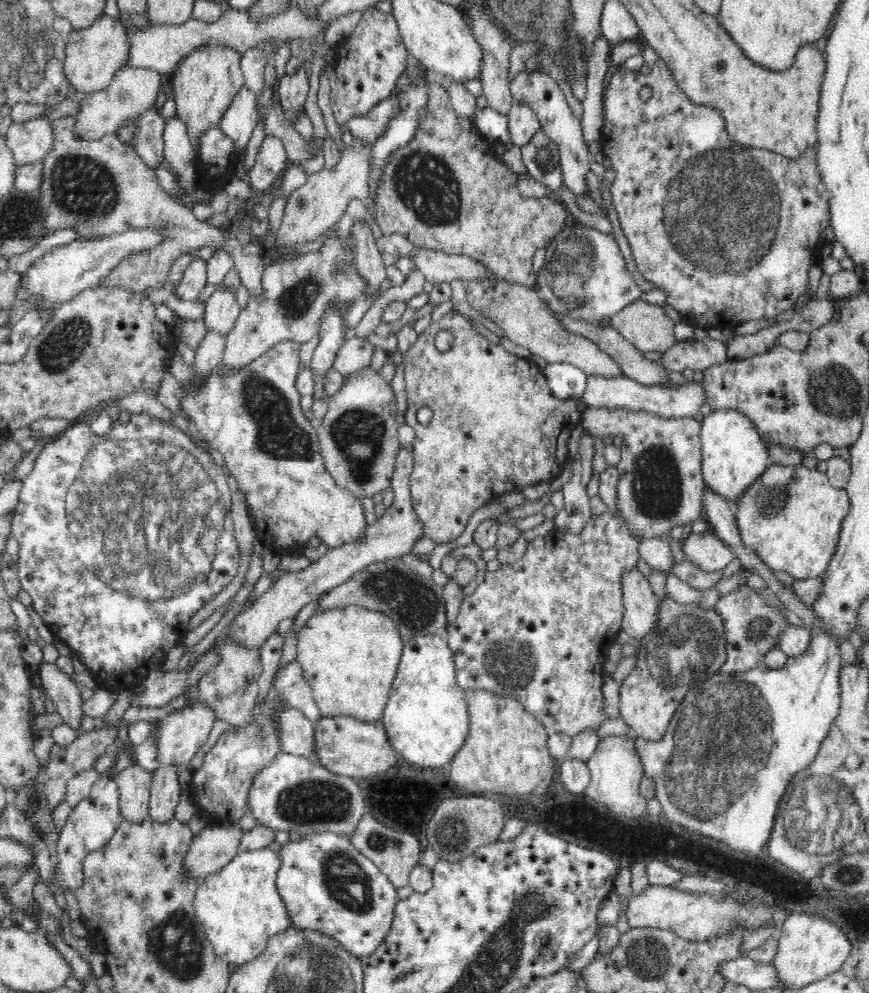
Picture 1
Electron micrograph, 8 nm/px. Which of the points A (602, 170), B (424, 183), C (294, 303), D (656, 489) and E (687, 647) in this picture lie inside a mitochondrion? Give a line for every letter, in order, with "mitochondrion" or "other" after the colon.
A: other
B: mitochondrion
C: mitochondrion
D: mitochondrion
E: mitochondrion

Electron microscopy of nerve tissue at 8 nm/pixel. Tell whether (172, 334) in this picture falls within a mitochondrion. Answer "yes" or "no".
no

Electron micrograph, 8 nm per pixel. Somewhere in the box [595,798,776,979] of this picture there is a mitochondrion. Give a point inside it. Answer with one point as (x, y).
(675, 837)

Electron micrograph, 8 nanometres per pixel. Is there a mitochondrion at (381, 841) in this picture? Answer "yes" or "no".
yes

